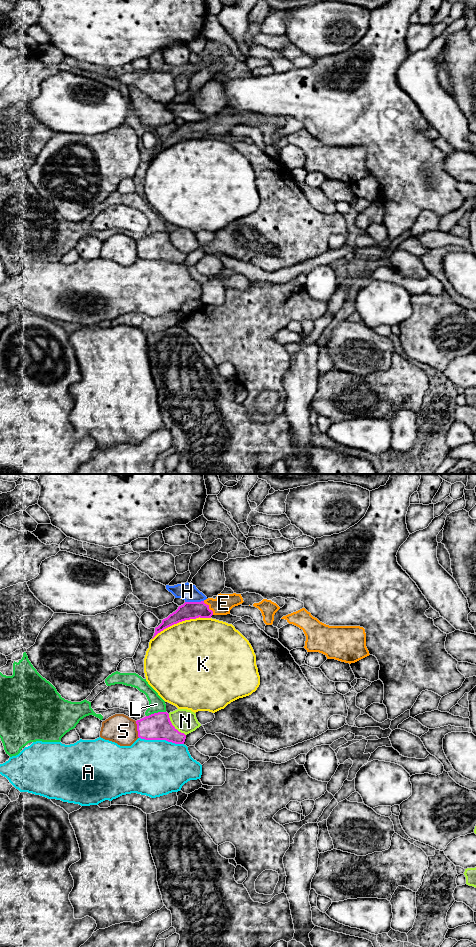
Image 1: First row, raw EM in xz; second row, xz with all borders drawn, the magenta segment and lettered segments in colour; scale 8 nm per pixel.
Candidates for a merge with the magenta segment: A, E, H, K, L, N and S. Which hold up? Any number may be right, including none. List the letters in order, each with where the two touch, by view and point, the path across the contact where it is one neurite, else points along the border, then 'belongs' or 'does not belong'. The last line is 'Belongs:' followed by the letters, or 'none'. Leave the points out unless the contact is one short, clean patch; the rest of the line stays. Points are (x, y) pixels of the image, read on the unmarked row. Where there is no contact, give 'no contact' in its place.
A: contact xz (161, 259); does not belong
E: contact xz (208, 128); way xz (189, 130), (208, 128), (223, 123); belongs
H: contact xz (194, 122); does not belong
K: contact xz (181, 141); does not belong
L: contact xz (155, 233); does not belong
N: contact xz (173, 246); does not belong
S: contact xz (137, 249); does not belong
Belongs: E

